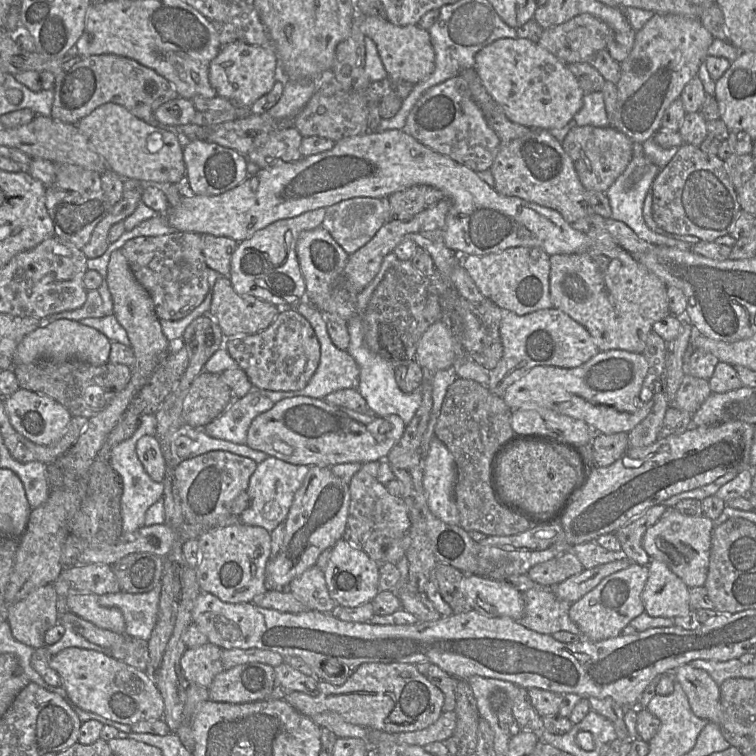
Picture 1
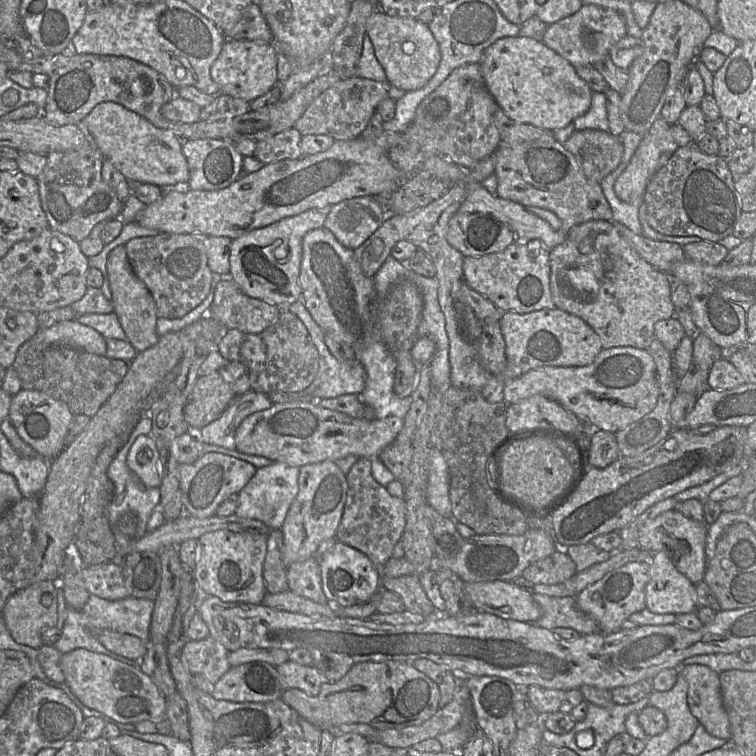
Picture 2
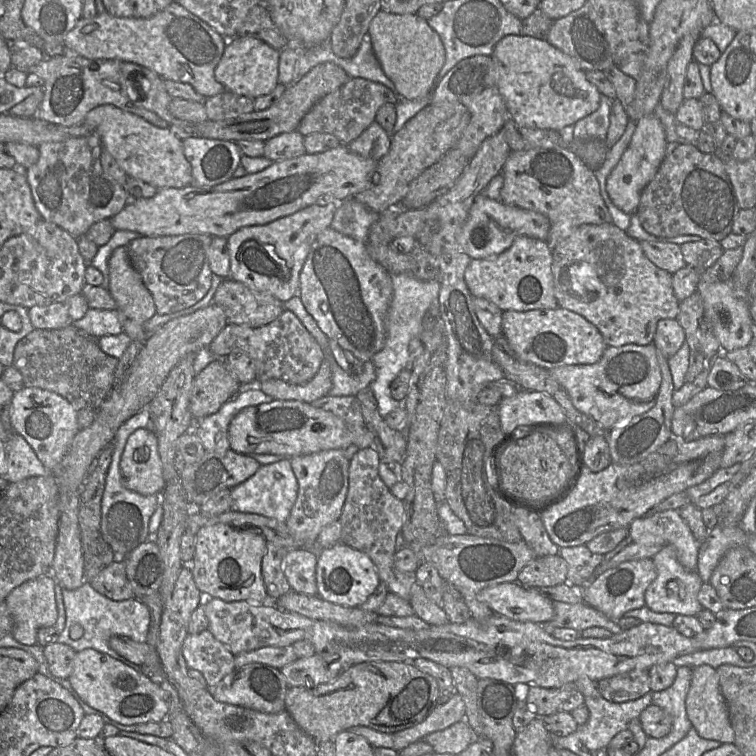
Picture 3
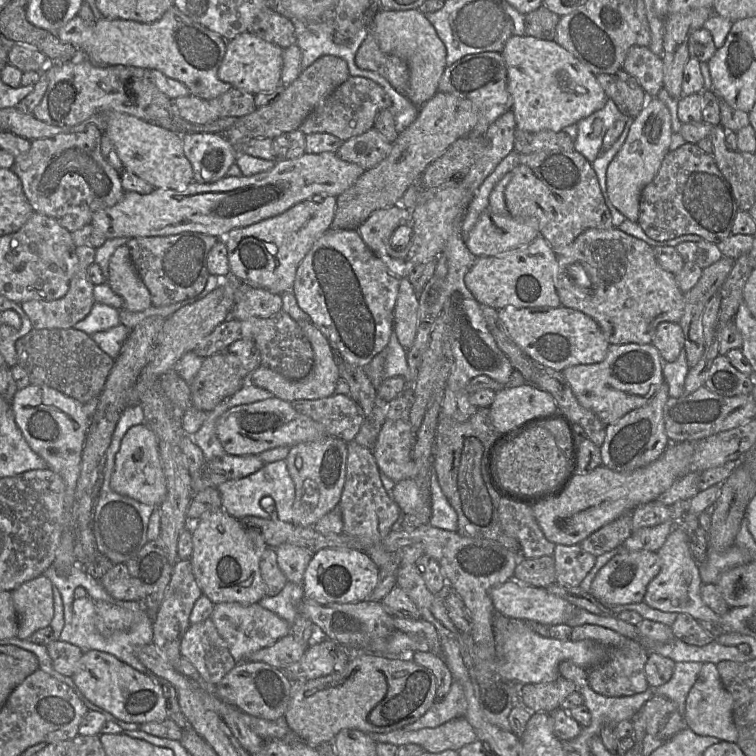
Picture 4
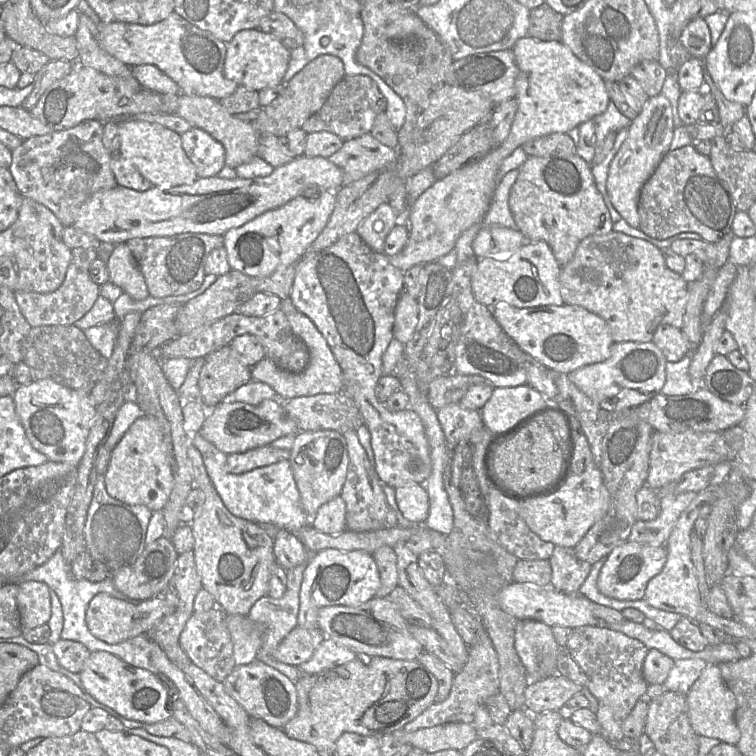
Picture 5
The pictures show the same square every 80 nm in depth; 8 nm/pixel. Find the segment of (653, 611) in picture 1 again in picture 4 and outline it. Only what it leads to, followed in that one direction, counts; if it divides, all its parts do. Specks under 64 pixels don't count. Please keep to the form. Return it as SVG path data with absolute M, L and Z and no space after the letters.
M681 523L677 524L663 546L658 550L660 571L650 581L644 595L644 602L663 612L685 613L694 619L708 620L720 624L721 616L711 610L702 600L699 565L690 550L688 536Z

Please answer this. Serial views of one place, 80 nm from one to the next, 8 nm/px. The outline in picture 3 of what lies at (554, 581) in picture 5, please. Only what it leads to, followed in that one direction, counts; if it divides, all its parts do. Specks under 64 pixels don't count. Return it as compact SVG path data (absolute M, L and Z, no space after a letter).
M586 544L560 548L558 554L568 565L566 582L577 586L585 586L597 576L596 570L604 560L604 555L592 553Z

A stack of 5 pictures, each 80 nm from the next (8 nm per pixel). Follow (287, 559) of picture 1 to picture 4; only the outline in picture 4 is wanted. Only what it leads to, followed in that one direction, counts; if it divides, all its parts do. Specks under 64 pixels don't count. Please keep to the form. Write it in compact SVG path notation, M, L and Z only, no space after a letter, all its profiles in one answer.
M332 435L290 447L286 462L295 485L292 523L314 526L321 517L339 505L346 478L347 457L347 443Z

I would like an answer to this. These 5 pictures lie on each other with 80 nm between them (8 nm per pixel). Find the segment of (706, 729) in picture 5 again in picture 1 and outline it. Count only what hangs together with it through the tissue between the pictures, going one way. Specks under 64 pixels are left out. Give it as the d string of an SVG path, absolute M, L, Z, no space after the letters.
M688 664L677 667L669 674L681 684L692 712L698 718L720 725L720 689L711 676L705 670L693 668Z

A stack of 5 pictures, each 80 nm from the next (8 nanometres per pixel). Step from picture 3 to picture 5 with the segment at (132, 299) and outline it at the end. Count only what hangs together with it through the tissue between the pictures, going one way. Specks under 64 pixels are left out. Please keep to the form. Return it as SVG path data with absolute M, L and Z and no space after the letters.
M125 243L115 245L107 267L109 282L120 287L133 300L141 301L150 295L137 261Z

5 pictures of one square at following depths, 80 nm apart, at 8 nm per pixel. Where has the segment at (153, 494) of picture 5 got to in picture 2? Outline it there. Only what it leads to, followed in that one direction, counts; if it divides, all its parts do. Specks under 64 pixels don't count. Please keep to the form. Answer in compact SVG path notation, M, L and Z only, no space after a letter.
M140 435L129 450L127 465L146 487L160 487L160 458L151 435Z

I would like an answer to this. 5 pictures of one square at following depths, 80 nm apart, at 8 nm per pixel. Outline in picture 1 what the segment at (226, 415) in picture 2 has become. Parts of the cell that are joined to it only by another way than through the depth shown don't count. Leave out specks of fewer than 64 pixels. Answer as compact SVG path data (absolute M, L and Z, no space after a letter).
M252 388L244 397L234 399L232 405L209 423L204 431L211 437L235 444L246 444L251 422L258 415L270 410L274 403L259 389Z

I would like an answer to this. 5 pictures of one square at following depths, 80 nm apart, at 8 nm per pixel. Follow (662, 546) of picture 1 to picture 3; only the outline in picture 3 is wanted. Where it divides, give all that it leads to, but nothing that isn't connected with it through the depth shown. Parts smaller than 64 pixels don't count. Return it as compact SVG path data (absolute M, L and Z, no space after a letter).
M667 510L633 520L629 526L628 537L631 542L642 545L672 544L676 548L678 562L688 571L696 571L700 545L678 510Z

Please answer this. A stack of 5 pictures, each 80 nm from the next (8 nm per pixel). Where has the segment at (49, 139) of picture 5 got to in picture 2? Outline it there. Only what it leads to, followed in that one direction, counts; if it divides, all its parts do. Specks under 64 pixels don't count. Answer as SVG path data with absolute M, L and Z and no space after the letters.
M99 148L55 151L46 157L46 166L36 180L41 205L51 229L81 242L97 223L118 217L123 208L123 202L102 179L104 156Z

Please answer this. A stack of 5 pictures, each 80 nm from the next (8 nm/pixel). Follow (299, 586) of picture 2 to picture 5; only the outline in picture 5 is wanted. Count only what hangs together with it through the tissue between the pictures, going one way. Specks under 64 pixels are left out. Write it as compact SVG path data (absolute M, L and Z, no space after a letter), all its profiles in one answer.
M279 528L274 537L274 555L278 565L286 570L307 564L311 558L311 553L299 538L283 528Z

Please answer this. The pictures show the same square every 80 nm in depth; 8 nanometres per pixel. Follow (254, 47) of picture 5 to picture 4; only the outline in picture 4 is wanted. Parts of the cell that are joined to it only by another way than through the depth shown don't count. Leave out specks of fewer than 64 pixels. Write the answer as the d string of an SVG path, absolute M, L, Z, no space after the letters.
M244 32L227 41L226 52L217 75L220 80L231 84L232 87L256 95L271 92L281 84L282 67L283 48L250 32Z

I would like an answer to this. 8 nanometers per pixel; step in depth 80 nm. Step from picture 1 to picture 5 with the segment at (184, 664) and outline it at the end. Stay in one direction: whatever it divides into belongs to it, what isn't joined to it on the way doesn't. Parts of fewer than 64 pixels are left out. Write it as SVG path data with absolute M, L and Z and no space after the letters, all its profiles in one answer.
M218 606L202 613L194 612L188 619L179 638L181 648L192 663L221 682L236 666L233 643L226 624L226 615Z

